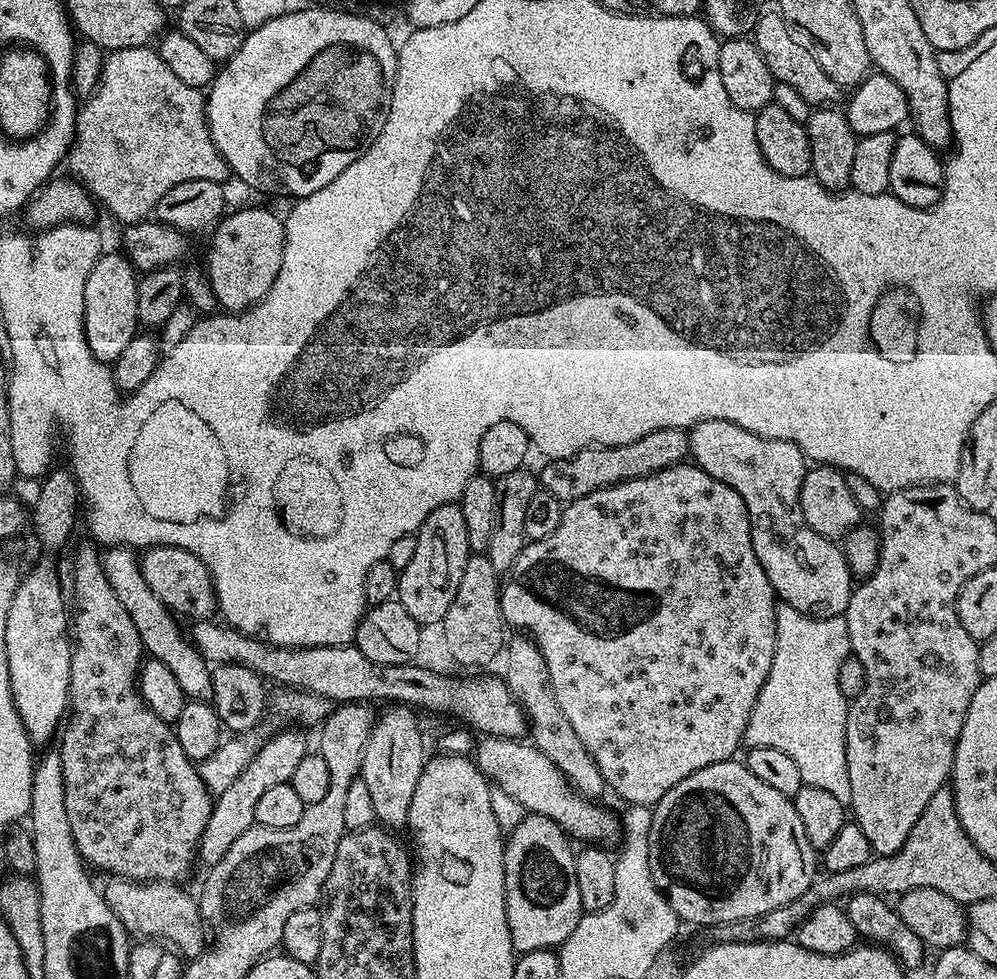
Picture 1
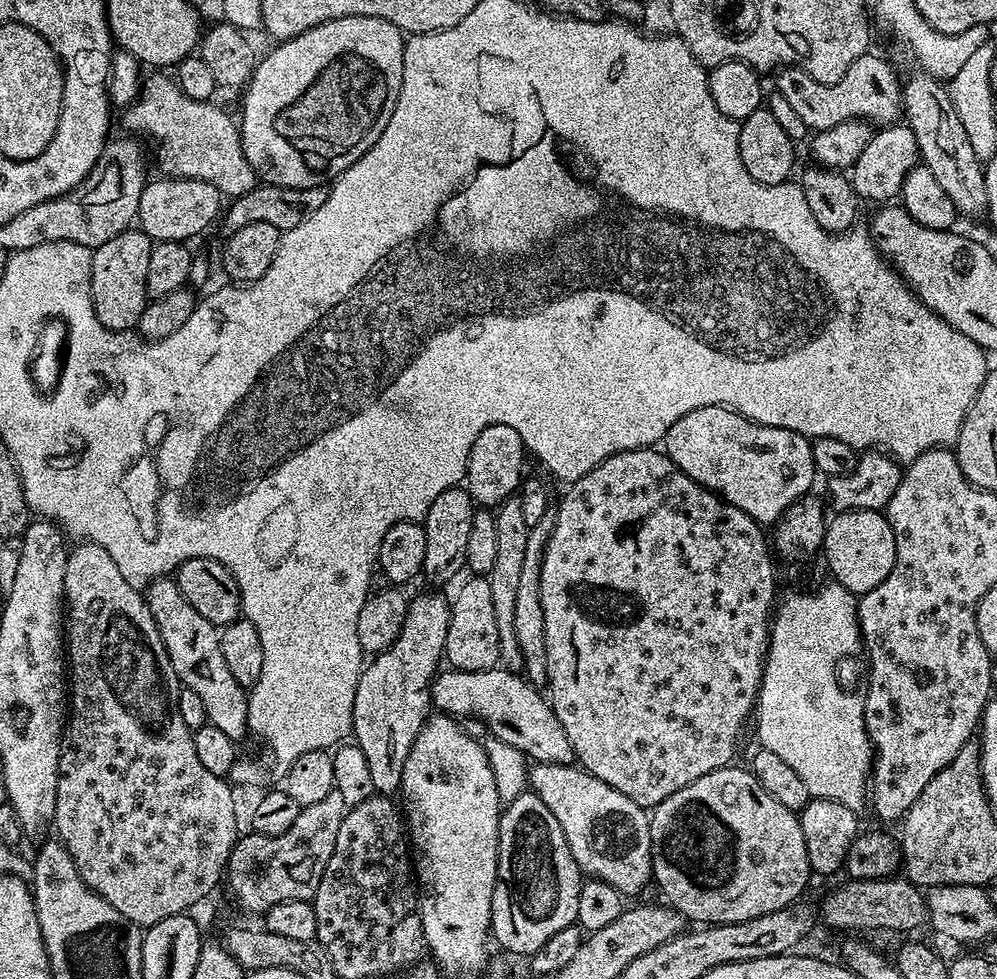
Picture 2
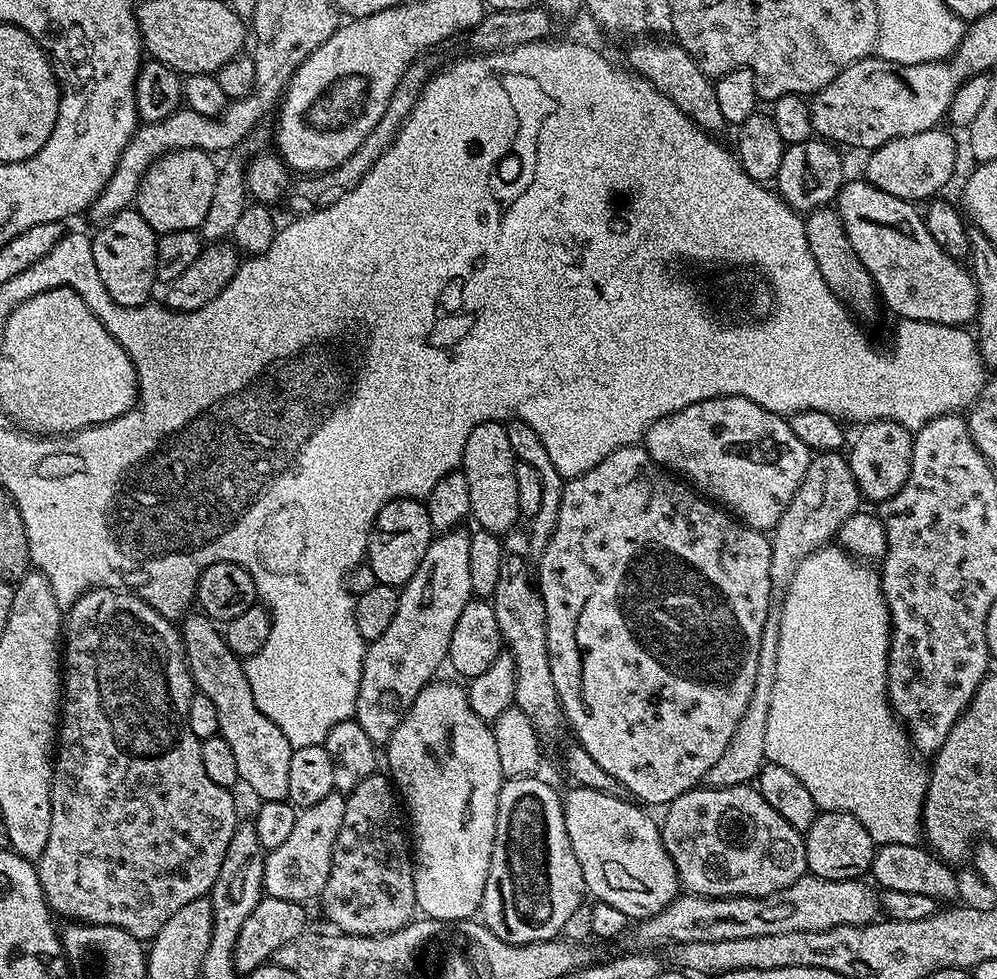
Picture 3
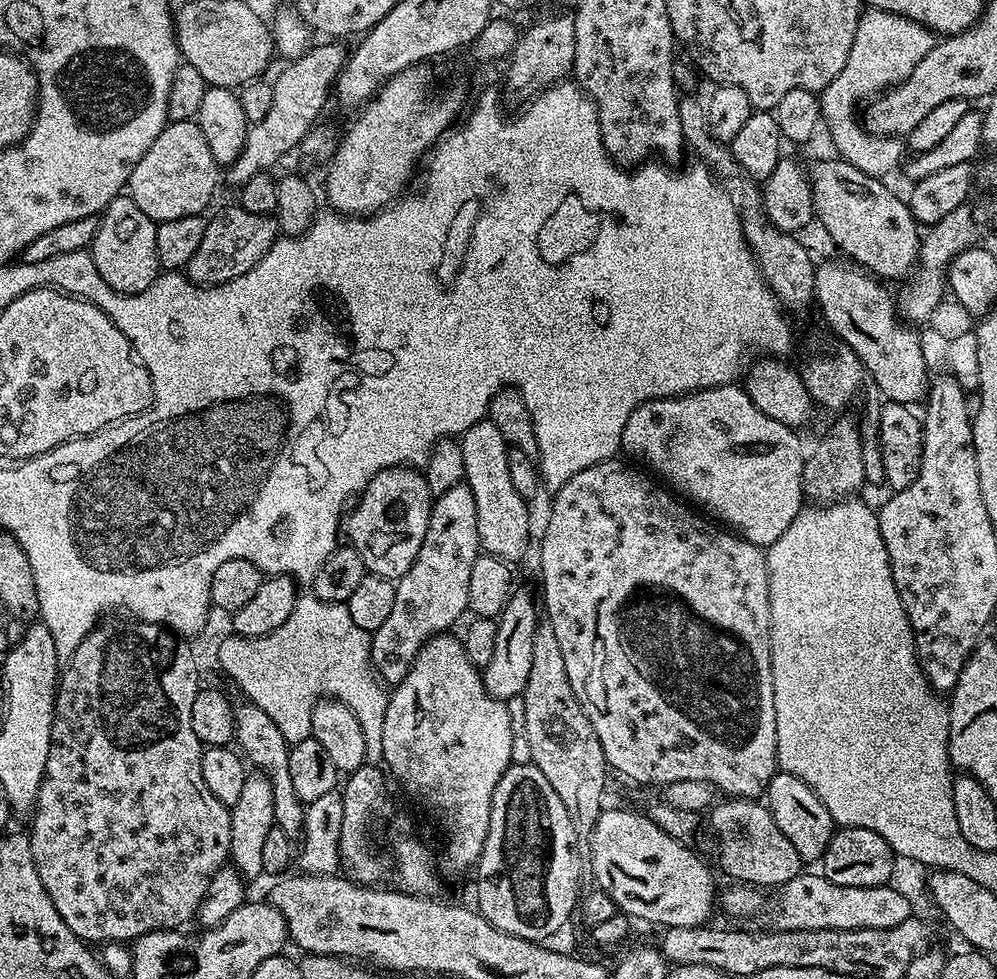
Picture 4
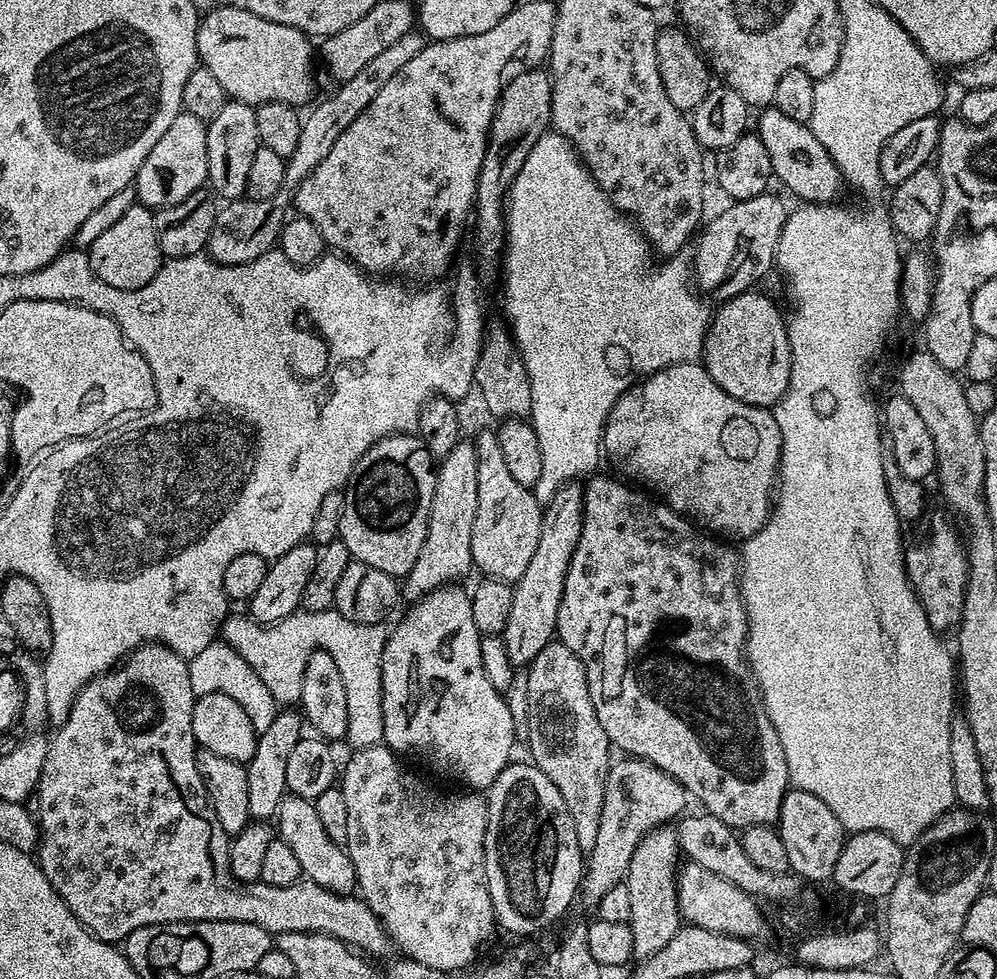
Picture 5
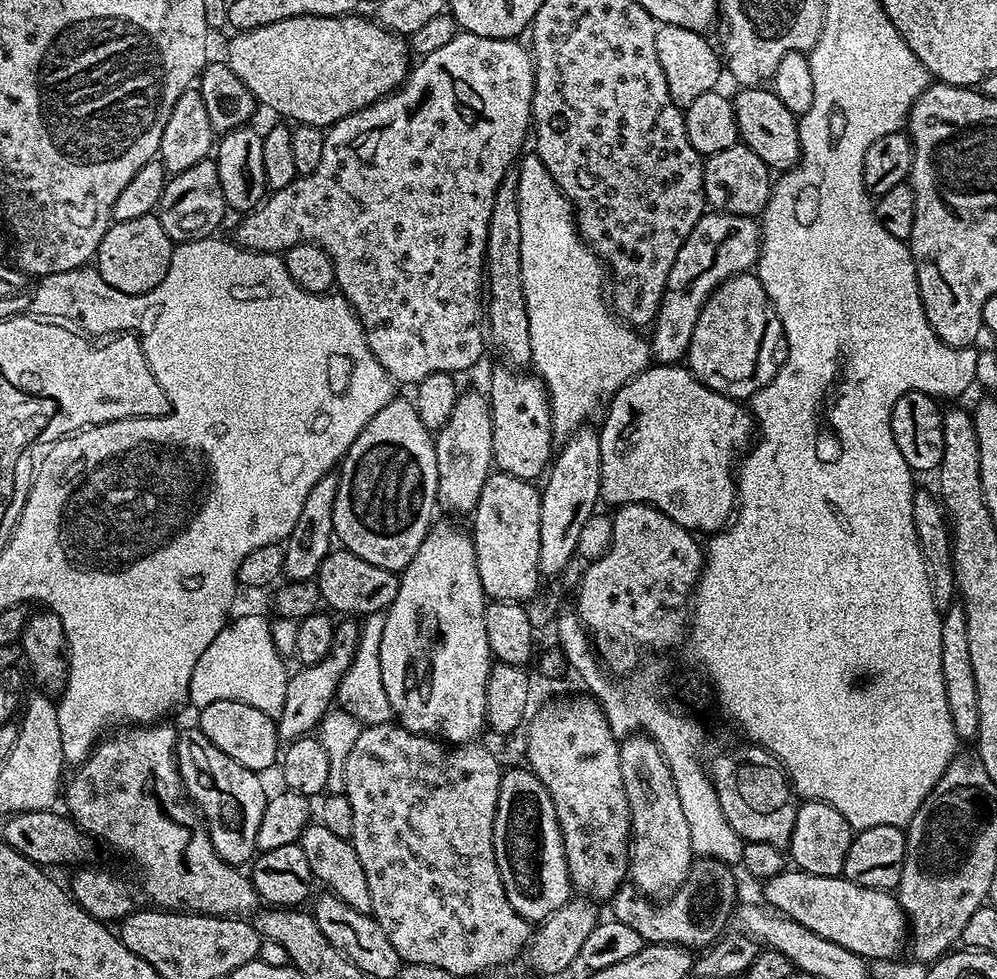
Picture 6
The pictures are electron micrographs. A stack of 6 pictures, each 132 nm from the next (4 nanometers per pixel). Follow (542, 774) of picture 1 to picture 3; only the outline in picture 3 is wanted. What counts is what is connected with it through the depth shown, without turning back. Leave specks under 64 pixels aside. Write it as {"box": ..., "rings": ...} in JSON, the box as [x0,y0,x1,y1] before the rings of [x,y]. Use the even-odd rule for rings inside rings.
{"box":[562,786,681,922],"rings":[[[572,786],[569,789],[569,792],[565,791],[562,796],[566,834],[570,838],[574,858],[578,858],[578,866],[582,866],[585,889],[591,895],[593,892],[599,903],[622,910],[622,914],[626,914],[632,922],[650,918],[666,906],[670,906],[670,902],[678,895],[681,882],[676,877],[676,867],[670,854],[664,849],[657,821],[652,821],[639,803],[624,796],[611,796],[579,786]]]}

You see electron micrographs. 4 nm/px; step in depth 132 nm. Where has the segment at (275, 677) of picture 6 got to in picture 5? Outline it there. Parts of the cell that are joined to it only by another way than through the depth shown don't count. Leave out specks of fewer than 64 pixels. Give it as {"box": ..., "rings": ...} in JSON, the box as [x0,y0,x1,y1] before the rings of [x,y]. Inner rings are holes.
{"box":[188,640,278,734],"rings":[[[223,640],[212,641],[210,646],[206,646],[201,653],[191,657],[188,669],[190,670],[190,686],[197,697],[212,693],[229,695],[249,715],[251,725],[258,734],[264,732],[266,726],[270,726],[276,717],[278,711],[276,699],[270,694],[262,678],[254,672],[239,652]]]}

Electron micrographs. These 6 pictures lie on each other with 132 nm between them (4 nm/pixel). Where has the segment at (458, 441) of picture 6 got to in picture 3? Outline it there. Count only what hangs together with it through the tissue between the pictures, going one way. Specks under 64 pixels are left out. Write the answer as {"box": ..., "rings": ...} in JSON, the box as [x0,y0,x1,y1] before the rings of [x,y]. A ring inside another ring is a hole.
{"box":[354,530,473,746],"rings":[[[453,530],[451,532],[441,532],[430,542],[430,546],[426,550],[426,554],[422,554],[422,562],[418,566],[418,570],[414,570],[414,574],[399,589],[400,601],[398,602],[398,610],[394,610],[394,622],[390,622],[389,628],[382,634],[382,638],[371,641],[364,650],[364,665],[362,666],[362,678],[358,686],[358,702],[356,703],[356,715],[354,719],[358,722],[358,726],[362,726],[362,730],[366,730],[366,735],[370,737],[370,742],[374,742],[377,746],[387,745],[388,739],[392,737],[392,731],[399,726],[402,718],[406,718],[406,714],[410,710],[410,706],[414,706],[414,698],[418,698],[420,691],[427,684],[433,683],[436,671],[447,661],[448,651],[450,650],[450,634],[454,634],[454,625],[458,623],[458,617],[462,614],[462,609],[466,606],[468,600],[473,599],[472,587],[470,586],[470,535],[464,530]]]}

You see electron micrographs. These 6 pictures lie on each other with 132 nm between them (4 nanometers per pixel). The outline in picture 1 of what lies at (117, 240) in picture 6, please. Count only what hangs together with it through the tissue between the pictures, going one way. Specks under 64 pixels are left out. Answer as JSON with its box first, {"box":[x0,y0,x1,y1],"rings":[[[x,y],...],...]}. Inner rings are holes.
{"box":[84,251,138,362],"rings":[[[105,251],[94,262],[90,278],[86,278],[84,291],[84,333],[86,342],[96,360],[115,362],[118,354],[126,350],[130,338],[138,334],[138,272],[132,261],[119,251]]]}

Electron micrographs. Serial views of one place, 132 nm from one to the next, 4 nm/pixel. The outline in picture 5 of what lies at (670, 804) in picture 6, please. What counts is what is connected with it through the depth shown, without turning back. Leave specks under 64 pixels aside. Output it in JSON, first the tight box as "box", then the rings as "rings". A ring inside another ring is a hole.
{"box":[628,826,682,957],"rings":[[[661,826],[647,832],[630,858],[628,885],[628,922],[634,934],[633,957],[657,954],[682,927],[678,869],[682,864],[680,839],[672,826]]]}

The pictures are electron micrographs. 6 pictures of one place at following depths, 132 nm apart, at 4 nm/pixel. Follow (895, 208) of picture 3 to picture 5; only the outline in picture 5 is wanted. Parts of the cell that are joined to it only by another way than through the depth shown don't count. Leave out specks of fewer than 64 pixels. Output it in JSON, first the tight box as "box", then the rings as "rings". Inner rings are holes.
{"box":[755,106,845,204],"rings":[[[768,106],[755,117],[755,135],[762,138],[762,144],[770,154],[772,175],[781,180],[801,201],[809,204],[831,204],[837,199],[840,188],[845,187],[844,177],[840,174],[840,167],[830,158],[826,146],[814,138],[811,128],[802,122],[794,122],[782,110]]]}

